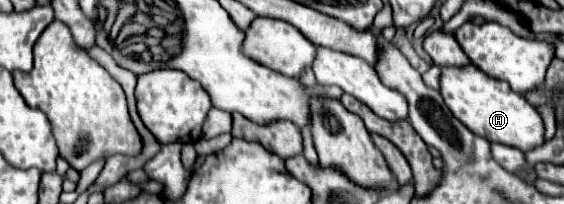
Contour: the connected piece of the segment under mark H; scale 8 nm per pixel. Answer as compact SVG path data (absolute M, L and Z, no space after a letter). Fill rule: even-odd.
M441 67L441 87L439 87L445 105L449 111L473 133L485 137L491 143L503 143L509 147L517 147L519 151L529 151L537 145L543 145L543 121L533 105L529 105L521 95L509 91L509 83L501 83L499 79L489 79L489 75L477 71L477 67Z

